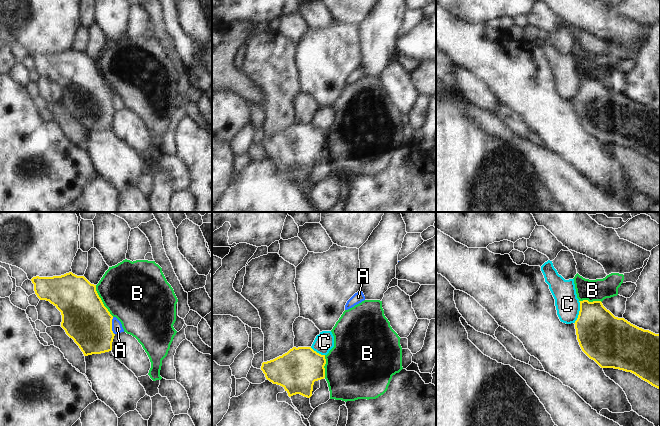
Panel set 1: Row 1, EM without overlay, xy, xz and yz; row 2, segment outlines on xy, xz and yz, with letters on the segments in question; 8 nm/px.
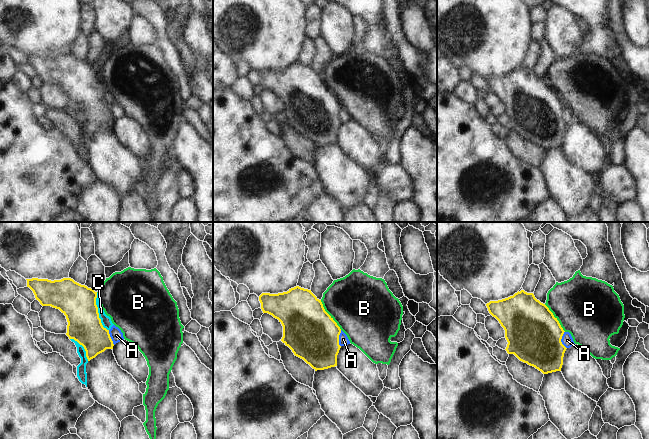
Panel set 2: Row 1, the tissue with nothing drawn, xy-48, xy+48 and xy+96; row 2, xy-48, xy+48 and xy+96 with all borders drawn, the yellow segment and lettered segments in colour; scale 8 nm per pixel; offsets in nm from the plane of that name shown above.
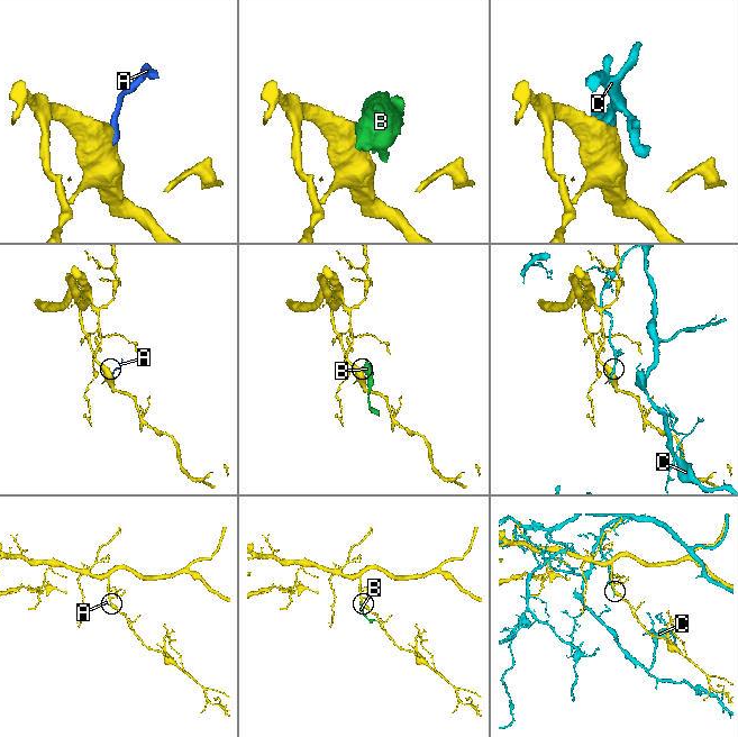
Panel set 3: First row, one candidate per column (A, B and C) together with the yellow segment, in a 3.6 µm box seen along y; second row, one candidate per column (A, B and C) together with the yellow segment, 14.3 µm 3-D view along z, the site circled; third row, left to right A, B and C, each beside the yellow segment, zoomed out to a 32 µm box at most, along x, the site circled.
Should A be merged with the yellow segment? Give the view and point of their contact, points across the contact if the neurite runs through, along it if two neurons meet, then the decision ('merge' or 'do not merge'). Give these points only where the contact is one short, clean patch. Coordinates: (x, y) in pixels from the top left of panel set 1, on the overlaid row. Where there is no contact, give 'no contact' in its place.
xy (111, 326) | along xy (112, 317), (112, 332), (114, 334) | do not merge

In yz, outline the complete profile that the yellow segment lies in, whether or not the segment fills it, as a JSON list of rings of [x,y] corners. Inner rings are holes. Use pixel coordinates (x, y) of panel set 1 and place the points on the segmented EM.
[[[583,300],[579,302],[580,311],[574,324],[577,340],[582,351],[601,368],[614,368],[631,372],[660,389],[660,334],[639,328],[624,318],[615,317],[603,306],[601,301],[589,302],[588,300]]]

